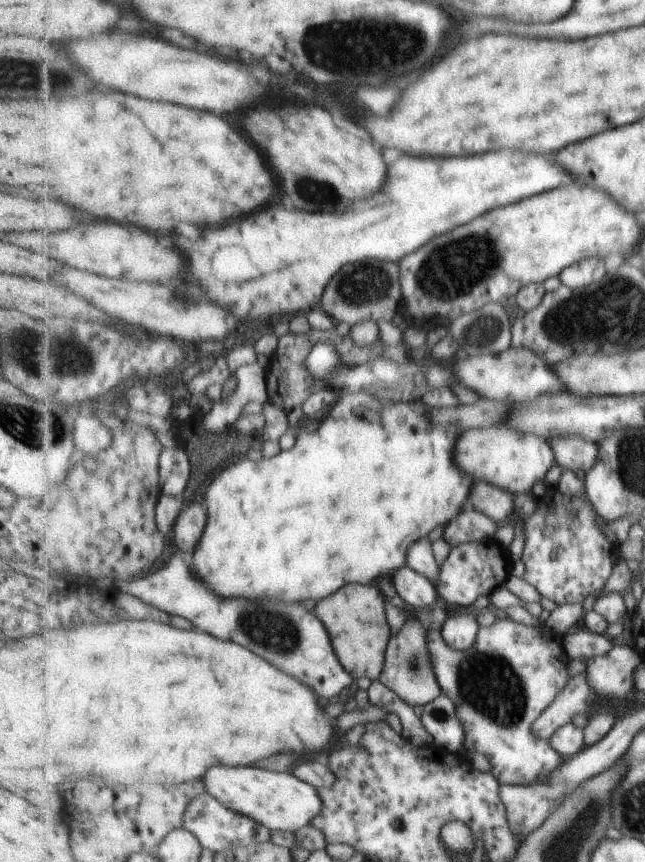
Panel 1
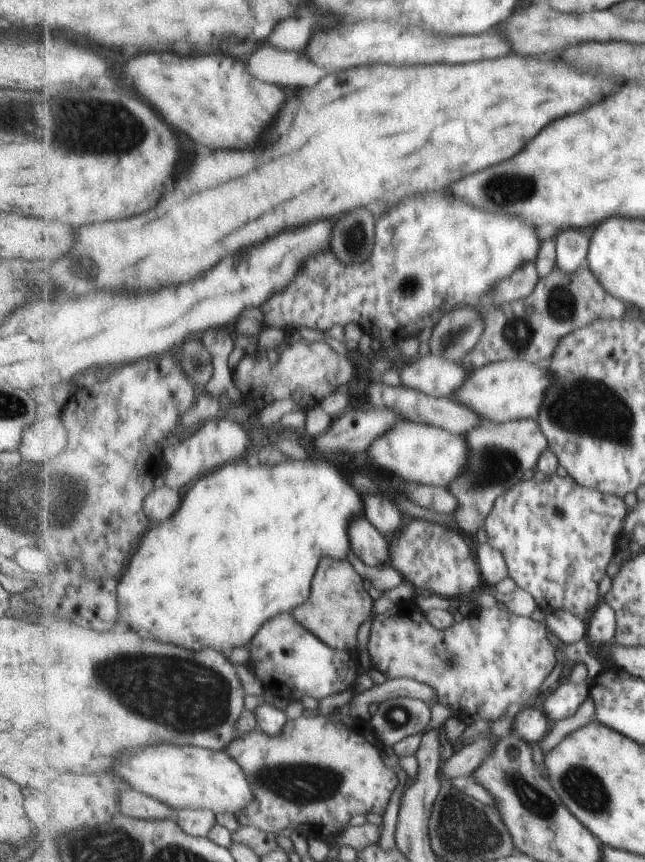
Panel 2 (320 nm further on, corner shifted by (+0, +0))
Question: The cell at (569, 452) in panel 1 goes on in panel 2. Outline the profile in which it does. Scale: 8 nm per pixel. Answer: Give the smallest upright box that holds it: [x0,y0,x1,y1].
[447,419,549,536]

